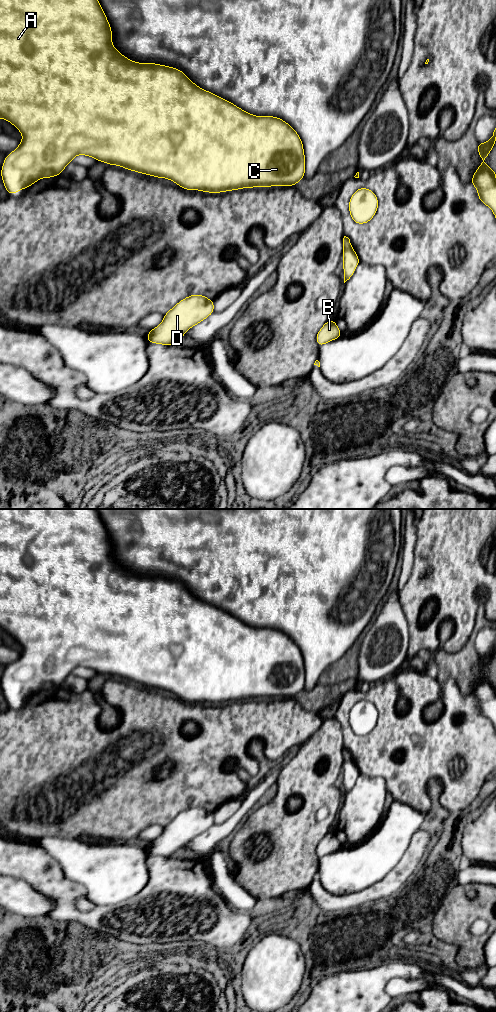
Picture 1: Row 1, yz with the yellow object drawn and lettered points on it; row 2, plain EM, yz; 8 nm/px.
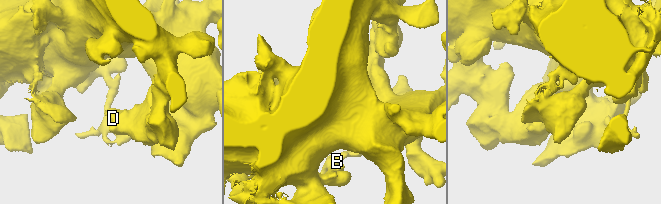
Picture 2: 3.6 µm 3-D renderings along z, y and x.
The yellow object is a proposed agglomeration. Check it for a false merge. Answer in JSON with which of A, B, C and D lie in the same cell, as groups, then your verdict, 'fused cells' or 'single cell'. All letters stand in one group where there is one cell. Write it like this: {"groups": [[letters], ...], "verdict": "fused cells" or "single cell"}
{"groups": [["A", "C", "D"], ["B"]], "verdict": "fused cells"}

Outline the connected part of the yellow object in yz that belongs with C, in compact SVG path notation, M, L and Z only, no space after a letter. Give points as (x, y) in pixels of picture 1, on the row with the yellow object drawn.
M0 0L0 119L9 121L20 131L23 136L23 139L18 147L5 157L1 168L1 178L3 184L8 194L12 196L18 190L29 188L32 184L42 178L51 178L62 174L64 168L70 162L72 162L76 155L86 155L108 165L117 165L129 171L135 171L148 176L166 178L175 182L179 187L185 190L198 190L207 193L221 193L226 191L239 190L242 188L254 187L295 186L305 176L306 160L302 140L293 127L291 127L286 121L275 116L256 116L247 113L230 101L198 87L187 77L183 71L177 68L156 63L138 63L123 56L112 44L112 29L98 0Z

